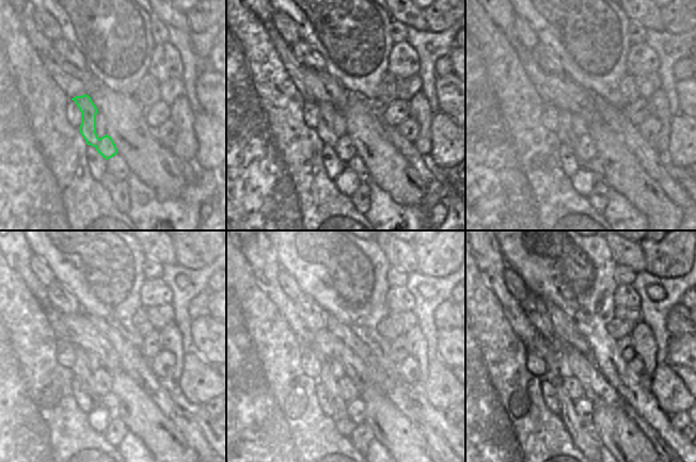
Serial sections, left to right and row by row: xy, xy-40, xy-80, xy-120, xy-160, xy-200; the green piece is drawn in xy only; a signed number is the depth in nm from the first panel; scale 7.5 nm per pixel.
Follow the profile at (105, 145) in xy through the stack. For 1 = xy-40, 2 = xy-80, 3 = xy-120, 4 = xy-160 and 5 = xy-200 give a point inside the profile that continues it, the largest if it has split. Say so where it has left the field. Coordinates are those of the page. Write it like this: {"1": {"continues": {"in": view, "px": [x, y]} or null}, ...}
{"1": {"continues": {"in": "xy-40", "px": [344, 146]}}, "2": {"continues": {"in": "xy-80", "px": [584, 146]}}, "3": {"continues": {"in": "xy-120", "px": [101, 383]}}, "4": {"continues": {"in": "xy-160", "px": [345, 388]}}, "5": {"continues": {"in": "xy-200", "px": [574, 387]}}}

